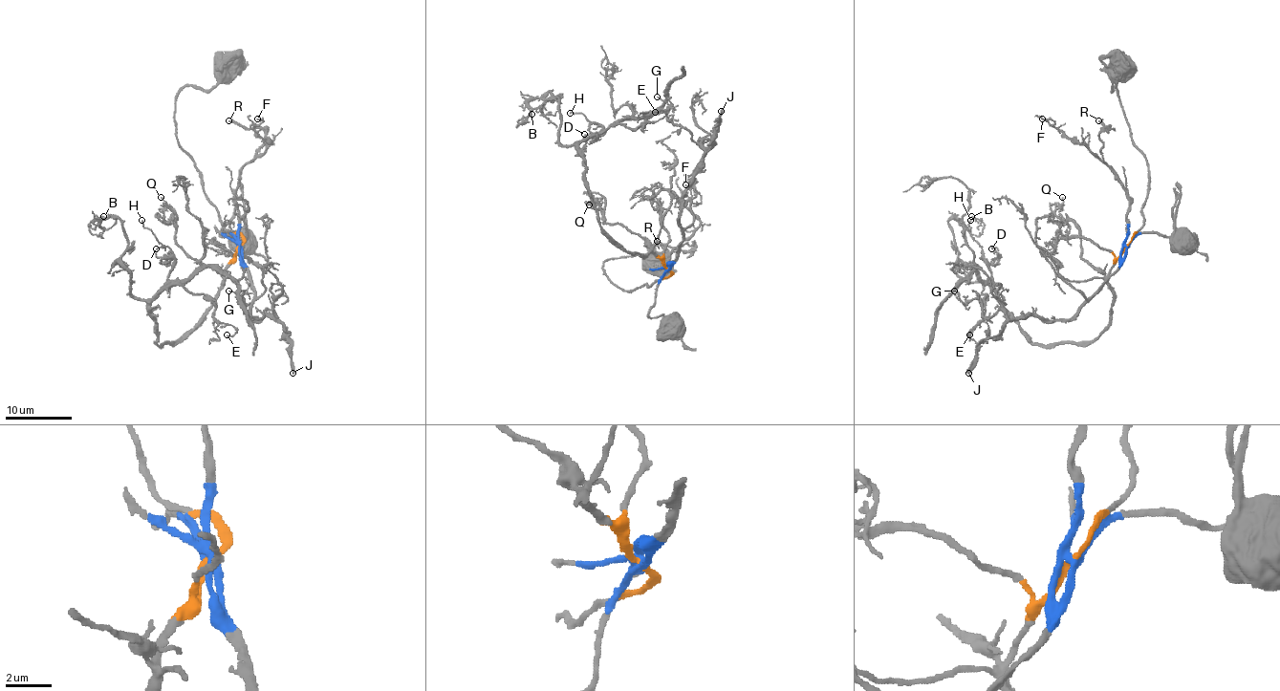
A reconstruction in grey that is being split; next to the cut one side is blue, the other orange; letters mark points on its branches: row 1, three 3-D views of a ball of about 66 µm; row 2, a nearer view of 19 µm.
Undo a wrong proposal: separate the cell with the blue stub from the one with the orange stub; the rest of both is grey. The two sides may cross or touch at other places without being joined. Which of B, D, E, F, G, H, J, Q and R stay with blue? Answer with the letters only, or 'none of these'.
F, G, J, R

